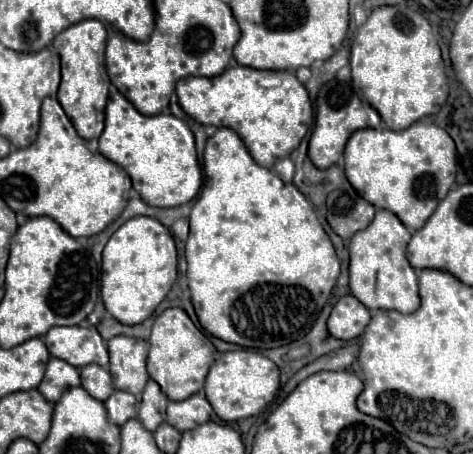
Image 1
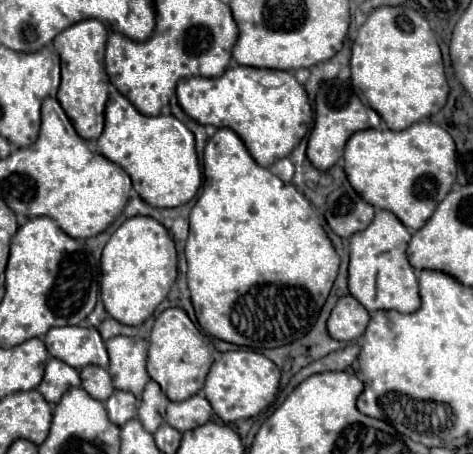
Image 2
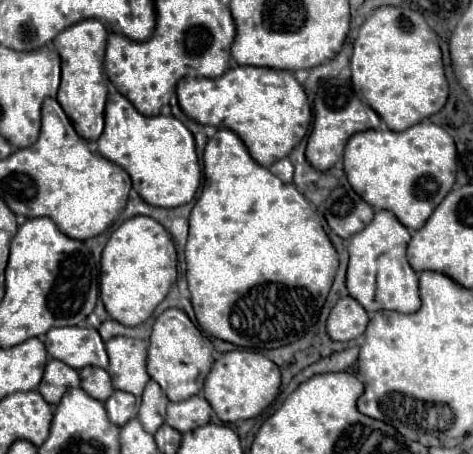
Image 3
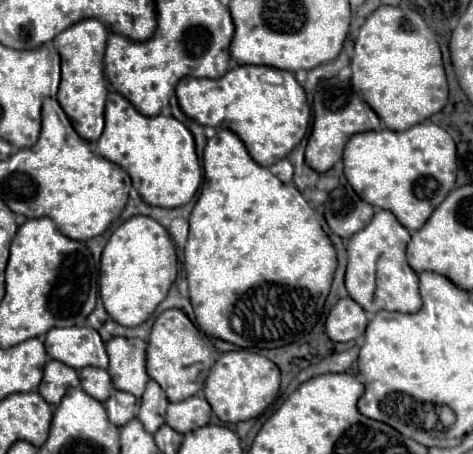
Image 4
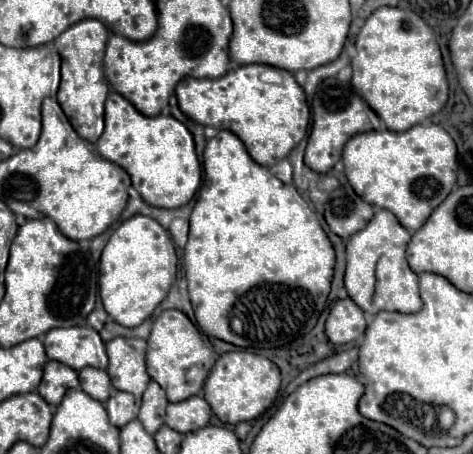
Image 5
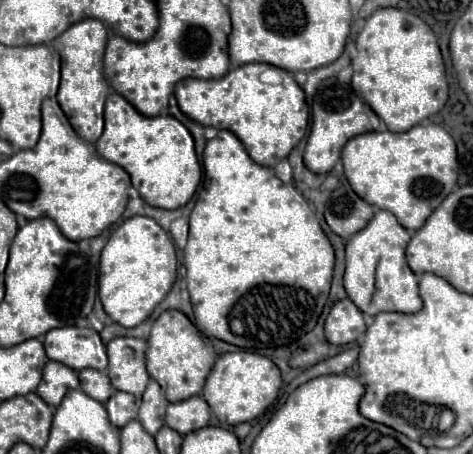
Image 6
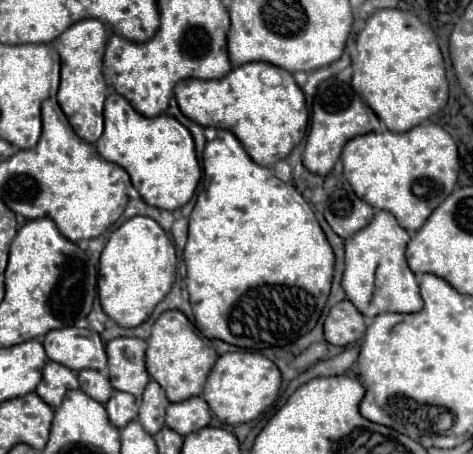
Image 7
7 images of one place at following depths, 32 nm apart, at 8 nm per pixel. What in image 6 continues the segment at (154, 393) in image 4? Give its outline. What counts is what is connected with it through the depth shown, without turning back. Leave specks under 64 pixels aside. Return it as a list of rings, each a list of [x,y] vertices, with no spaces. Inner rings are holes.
[[[150,380],[148,388],[144,392],[144,398],[140,404],[140,416],[138,416],[138,420],[142,422],[142,426],[148,434],[156,434],[164,426],[167,406],[168,400],[166,400],[164,390],[160,388],[160,384],[156,380]]]

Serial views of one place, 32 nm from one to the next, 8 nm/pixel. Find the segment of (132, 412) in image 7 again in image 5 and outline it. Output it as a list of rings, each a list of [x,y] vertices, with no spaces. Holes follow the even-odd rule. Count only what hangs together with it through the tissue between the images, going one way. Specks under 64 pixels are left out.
[[[114,390],[104,406],[106,406],[106,412],[110,416],[110,422],[114,426],[118,426],[118,428],[122,428],[124,424],[128,424],[130,420],[134,420],[138,416],[136,398],[132,394],[128,394],[128,392]]]

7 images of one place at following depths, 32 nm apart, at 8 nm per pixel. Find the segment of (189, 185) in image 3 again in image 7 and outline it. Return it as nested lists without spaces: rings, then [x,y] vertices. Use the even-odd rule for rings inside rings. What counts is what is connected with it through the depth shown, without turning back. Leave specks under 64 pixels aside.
[[[116,92],[106,98],[104,132],[96,142],[96,148],[104,160],[122,166],[130,174],[132,186],[140,192],[146,204],[162,210],[184,206],[194,196],[202,176],[192,134],[176,118],[146,118]]]

